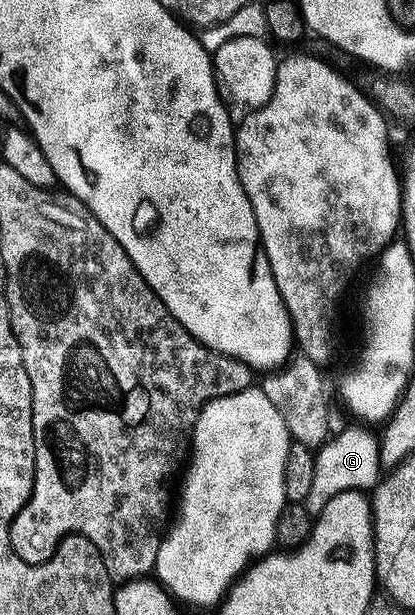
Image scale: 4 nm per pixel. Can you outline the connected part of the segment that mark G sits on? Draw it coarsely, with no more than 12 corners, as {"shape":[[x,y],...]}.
{"shape":[[338,431],[317,452],[305,507],[313,517],[344,492],[383,479],[381,440]]}

